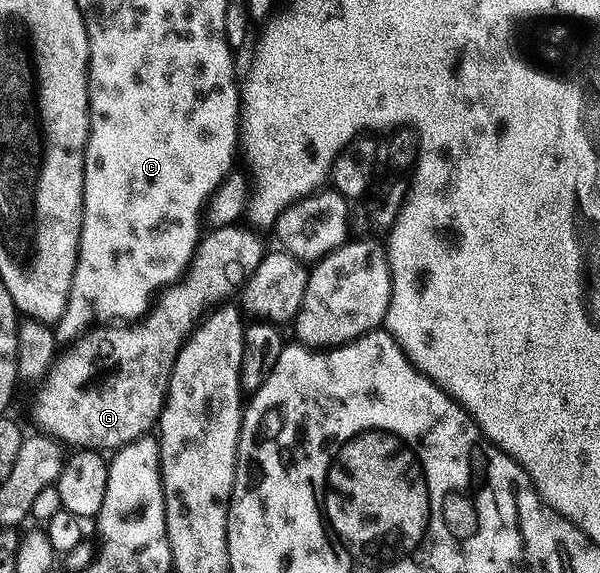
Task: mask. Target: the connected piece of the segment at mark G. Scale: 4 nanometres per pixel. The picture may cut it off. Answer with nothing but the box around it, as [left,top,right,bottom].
[33,224,267,452]

